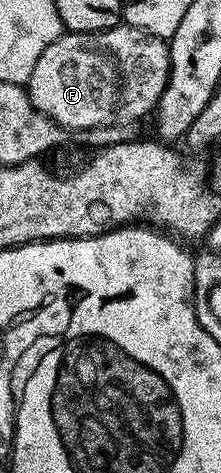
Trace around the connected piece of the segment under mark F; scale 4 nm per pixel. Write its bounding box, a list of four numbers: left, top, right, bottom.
[26,22,169,130]

